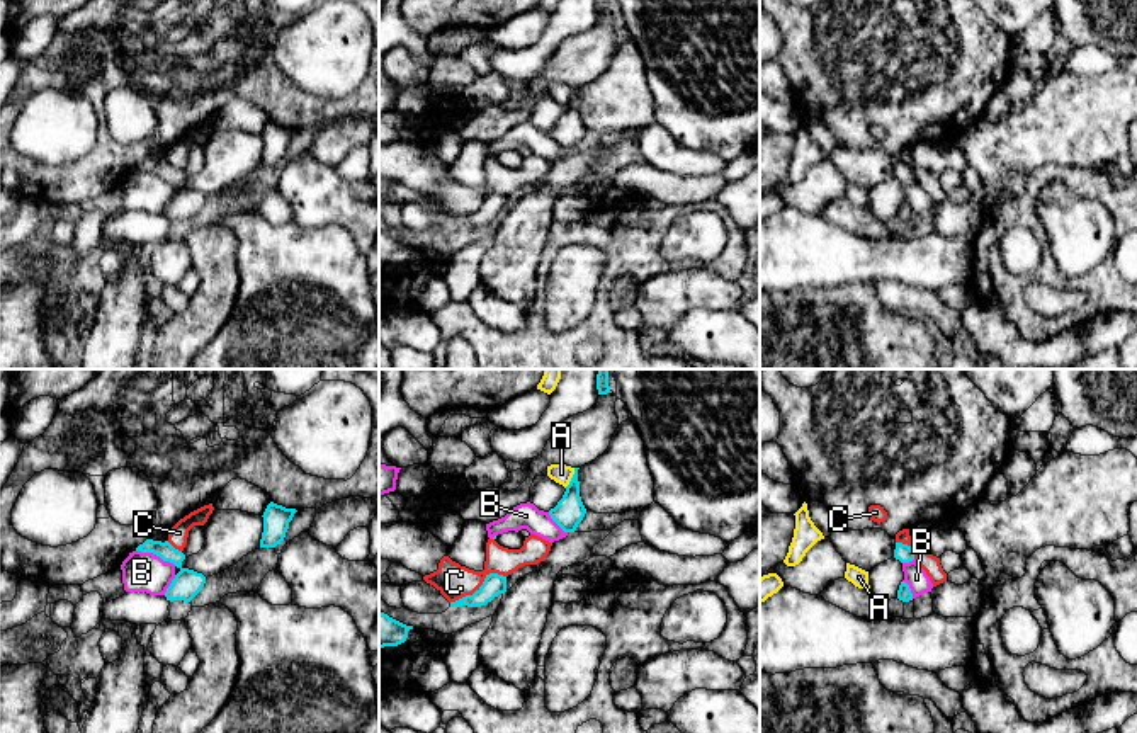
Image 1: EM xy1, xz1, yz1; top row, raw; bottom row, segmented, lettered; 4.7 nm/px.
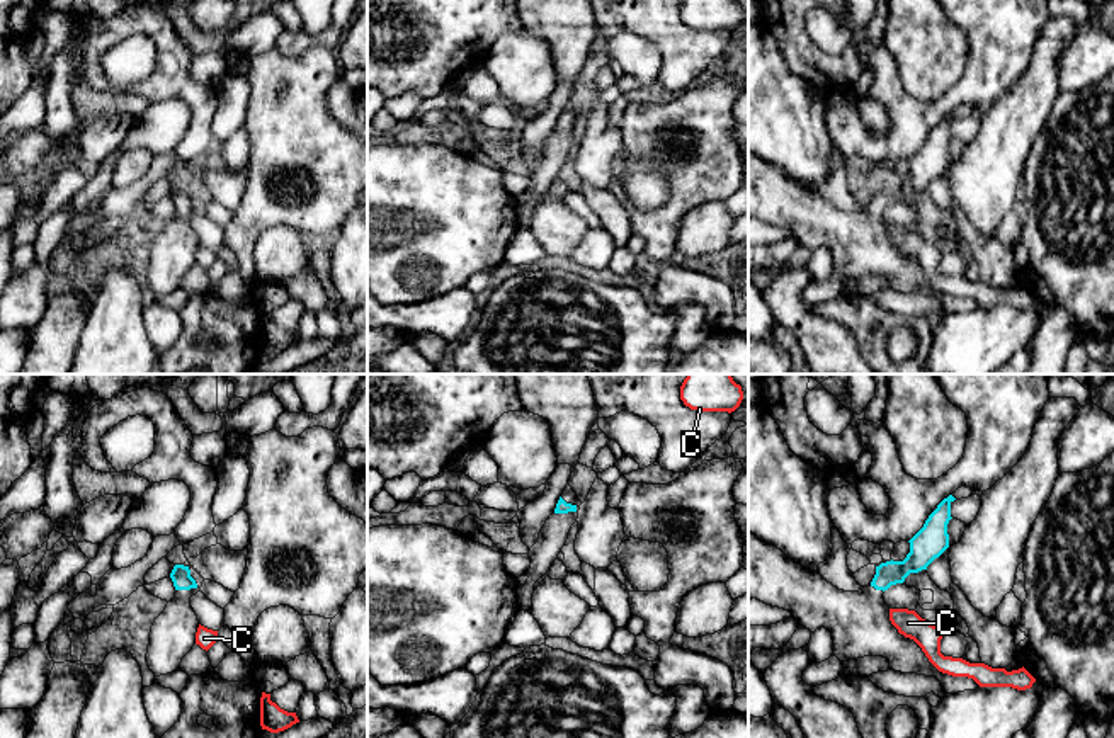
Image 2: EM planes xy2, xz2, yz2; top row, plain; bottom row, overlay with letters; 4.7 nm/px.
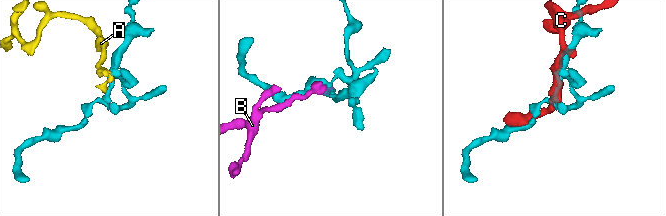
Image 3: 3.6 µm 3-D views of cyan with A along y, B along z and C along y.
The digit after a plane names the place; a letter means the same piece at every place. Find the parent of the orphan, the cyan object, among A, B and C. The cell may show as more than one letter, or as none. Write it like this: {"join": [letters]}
{"join": []}

